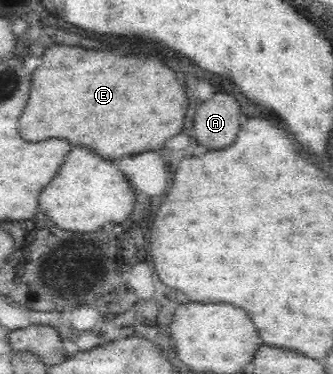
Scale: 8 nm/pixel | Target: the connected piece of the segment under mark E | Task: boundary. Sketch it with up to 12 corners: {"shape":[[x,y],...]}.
{"shape":[[51,46],[17,132],[106,162],[160,151],[183,86],[157,58]]}

